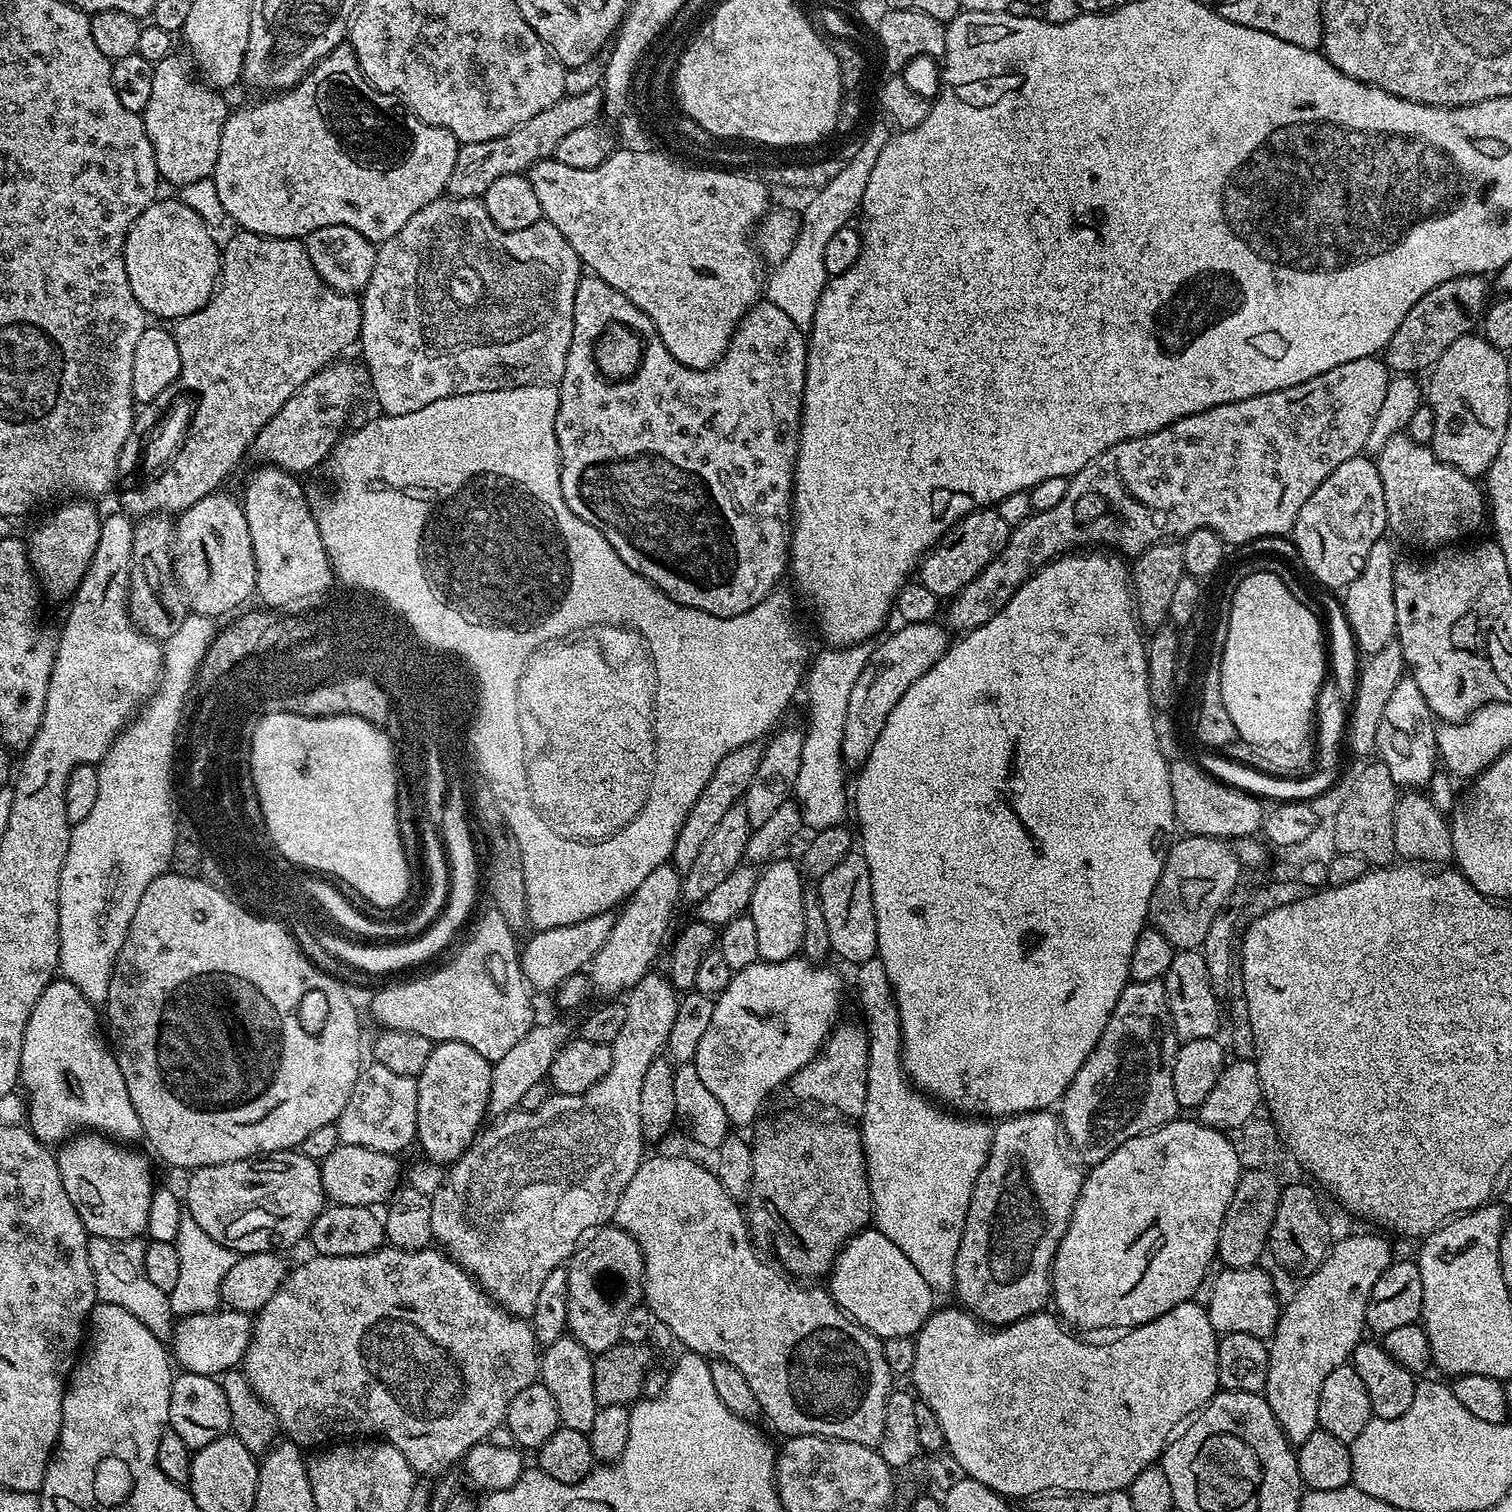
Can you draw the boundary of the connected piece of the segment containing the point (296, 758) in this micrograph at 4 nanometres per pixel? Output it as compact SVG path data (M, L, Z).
M292 712L288 716L265 718L264 724L260 724L260 732L256 732L256 765L252 768L252 780L260 800L261 814L264 816L269 839L290 863L301 869L327 874L332 878L337 876L341 885L349 884L356 892L364 889L365 897L380 900L380 910L394 910L394 902L403 905L408 900L407 862L399 842L398 821L392 820L392 763L396 759L388 733L357 716L299 716Z

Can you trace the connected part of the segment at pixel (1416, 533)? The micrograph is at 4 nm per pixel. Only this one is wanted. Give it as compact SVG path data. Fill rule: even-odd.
M1401 434L1401 436L1392 436L1384 444L1384 449L1380 452L1380 460L1378 459L1378 467L1380 469L1380 477L1382 478L1382 490L1384 491L1384 497L1386 498L1386 518L1388 519L1387 531L1391 533L1397 541L1405 540L1412 548L1432 548L1428 550L1440 550L1445 546L1455 545L1457 542L1463 541L1460 540L1463 536L1468 536L1480 523L1485 523L1486 520L1486 496L1482 491L1481 485L1480 488L1473 477L1462 474L1454 466L1449 464L1441 464L1440 459L1432 453L1431 447L1428 444L1420 444L1419 441L1413 440L1411 436L1407 434Z

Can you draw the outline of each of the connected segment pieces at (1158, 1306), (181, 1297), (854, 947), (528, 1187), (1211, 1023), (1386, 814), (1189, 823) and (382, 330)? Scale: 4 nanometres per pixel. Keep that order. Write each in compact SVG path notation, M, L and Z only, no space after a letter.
M1177 1118L1172 1121L1170 1124L1163 1124L1161 1128L1154 1128L1151 1132L1143 1132L1141 1136L1135 1136L1130 1138L1126 1142L1122 1142L1122 1146L1115 1148L1109 1156L1101 1164L1091 1165L1090 1171L1084 1177L1084 1184L1080 1187L1080 1193L1076 1199L1076 1204L1072 1207L1072 1214L1068 1217L1068 1229L1064 1231L1064 1236L1060 1240L1060 1245L1056 1250L1056 1257L1052 1259L1052 1274L1050 1277L1050 1300L1054 1305L1056 1303L1055 1311L1059 1313L1061 1317L1069 1325L1077 1324L1080 1328L1120 1328L1116 1330L1131 1330L1136 1328L1140 1324L1145 1324L1151 1320L1158 1319L1162 1314L1166 1314L1170 1310L1174 1310L1174 1306L1178 1306L1182 1302L1193 1299L1197 1294L1196 1291L1200 1288L1200 1283L1204 1280L1204 1275L1208 1272L1208 1267L1211 1266L1212 1260L1214 1262L1214 1257L1217 1255L1217 1244L1219 1242L1220 1228L1224 1224L1224 1215L1227 1212L1228 1204L1231 1202L1231 1196L1235 1191L1235 1186L1240 1180L1240 1175L1242 1169L1240 1166L1240 1159L1236 1153L1235 1143L1230 1139L1227 1140L1225 1133L1223 1131L1207 1128L1205 1124L1197 1122L1195 1119L1192 1120L1183 1120L1183 1118Z
M181 1215L178 1222L178 1234L175 1241L178 1250L178 1263L182 1269L178 1278L178 1286L170 1293L168 1301L177 1317L194 1315L197 1312L211 1312L220 1304L220 1287L222 1278L234 1266L238 1258L235 1248L228 1248L222 1242L210 1238L198 1222L190 1215Z
M860 854L849 855L829 872L832 873L820 884L819 907L828 927L830 948L842 959L849 960L852 966L858 966L863 960L873 959L878 952L876 914L872 906L872 873L868 870L868 861Z
M649 974L643 976L631 988L627 993L626 999L628 999L628 1004L625 1003L623 1005L624 1021L622 1022L622 1030L618 1030L618 1034L613 1038L610 1045L612 1049L612 1065L607 1074L594 1086L587 1088L585 1092L579 1092L578 1094L568 1094L566 1092L549 1094L546 1102L542 1102L542 1106L527 1110L513 1110L492 1122L496 1124L490 1125L491 1123L489 1123L473 1140L472 1145L460 1155L459 1160L455 1161L447 1169L447 1172L449 1172L448 1177L444 1180L444 1185L437 1192L434 1192L432 1196L432 1235L435 1243L443 1251L447 1252L479 1284L480 1289L494 1303L506 1309L511 1316L531 1318L534 1314L534 1302L538 1302L538 1293L542 1291L542 1285L545 1284L546 1278L550 1278L550 1274L555 1268L567 1265L589 1233L607 1225L615 1217L618 1198L622 1194L622 1190L626 1190L630 1178L634 1178L634 1174L642 1162L642 1157L645 1155L644 1147L646 1147L646 1141L642 1134L640 1115L638 1114L638 1102L642 1095L642 1078L646 1078L646 1070L650 1070L653 1061L658 1058L661 1050L667 1045L670 1026L674 1026L678 992L668 978L663 975L660 977L655 976L655 974Z
M1180 950L1172 957L1168 968L1162 977L1164 985L1164 997L1168 1003L1168 1018L1170 1028L1180 1035L1181 1041L1201 1040L1202 1038L1213 1038L1217 1035L1216 1031L1220 1028L1220 1014L1222 1018L1222 1008L1220 1012L1221 997L1212 989L1210 974L1206 970L1203 955L1196 950Z
M1383 762L1368 764L1356 776L1352 789L1344 796L1332 820L1335 851L1346 856L1361 856L1372 866L1388 866L1397 859L1394 846L1394 810L1398 787Z
M1176 764L1168 768L1168 773L1174 820L1185 828L1185 833L1224 838L1227 832L1237 832L1237 837L1252 838L1261 831L1266 808L1257 797L1221 783L1198 766Z
M474 196L441 198L422 206L422 210L418 210L418 214L414 214L414 218L410 218L410 222L406 222L406 226L402 226L402 230L394 234L394 238L379 245L376 266L368 287L362 294L364 313L358 348L364 351L363 363L370 375L370 388L372 384L373 390L376 391L376 400L380 403L379 411L386 416L401 416L414 410L422 410L422 406L430 406L430 402L438 402L451 396L497 392L522 386L559 385L566 370L570 338L574 334L574 294L581 275L582 265L570 242L566 242L564 235L543 218L534 226L526 226L526 230L507 232L492 221L483 199Z

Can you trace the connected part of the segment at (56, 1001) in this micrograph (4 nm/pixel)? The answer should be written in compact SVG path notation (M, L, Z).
M53 979L38 998L26 1026L22 1042L22 1062L20 1063L20 1084L28 1091L27 1127L41 1144L59 1145L81 1130L91 1130L103 1134L116 1142L140 1140L140 1119L130 1102L122 1070L118 1070L116 1055L112 1053L106 1039L102 1020L96 1017L97 1009L69 980Z

